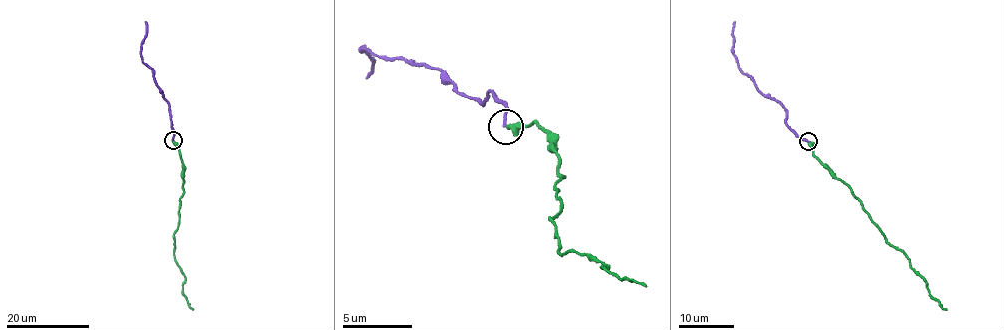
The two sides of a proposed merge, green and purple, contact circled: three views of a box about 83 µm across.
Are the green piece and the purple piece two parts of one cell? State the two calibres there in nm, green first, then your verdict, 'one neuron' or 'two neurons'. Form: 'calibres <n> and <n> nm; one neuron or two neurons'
calibres 320 and 200 nm; one neuron

